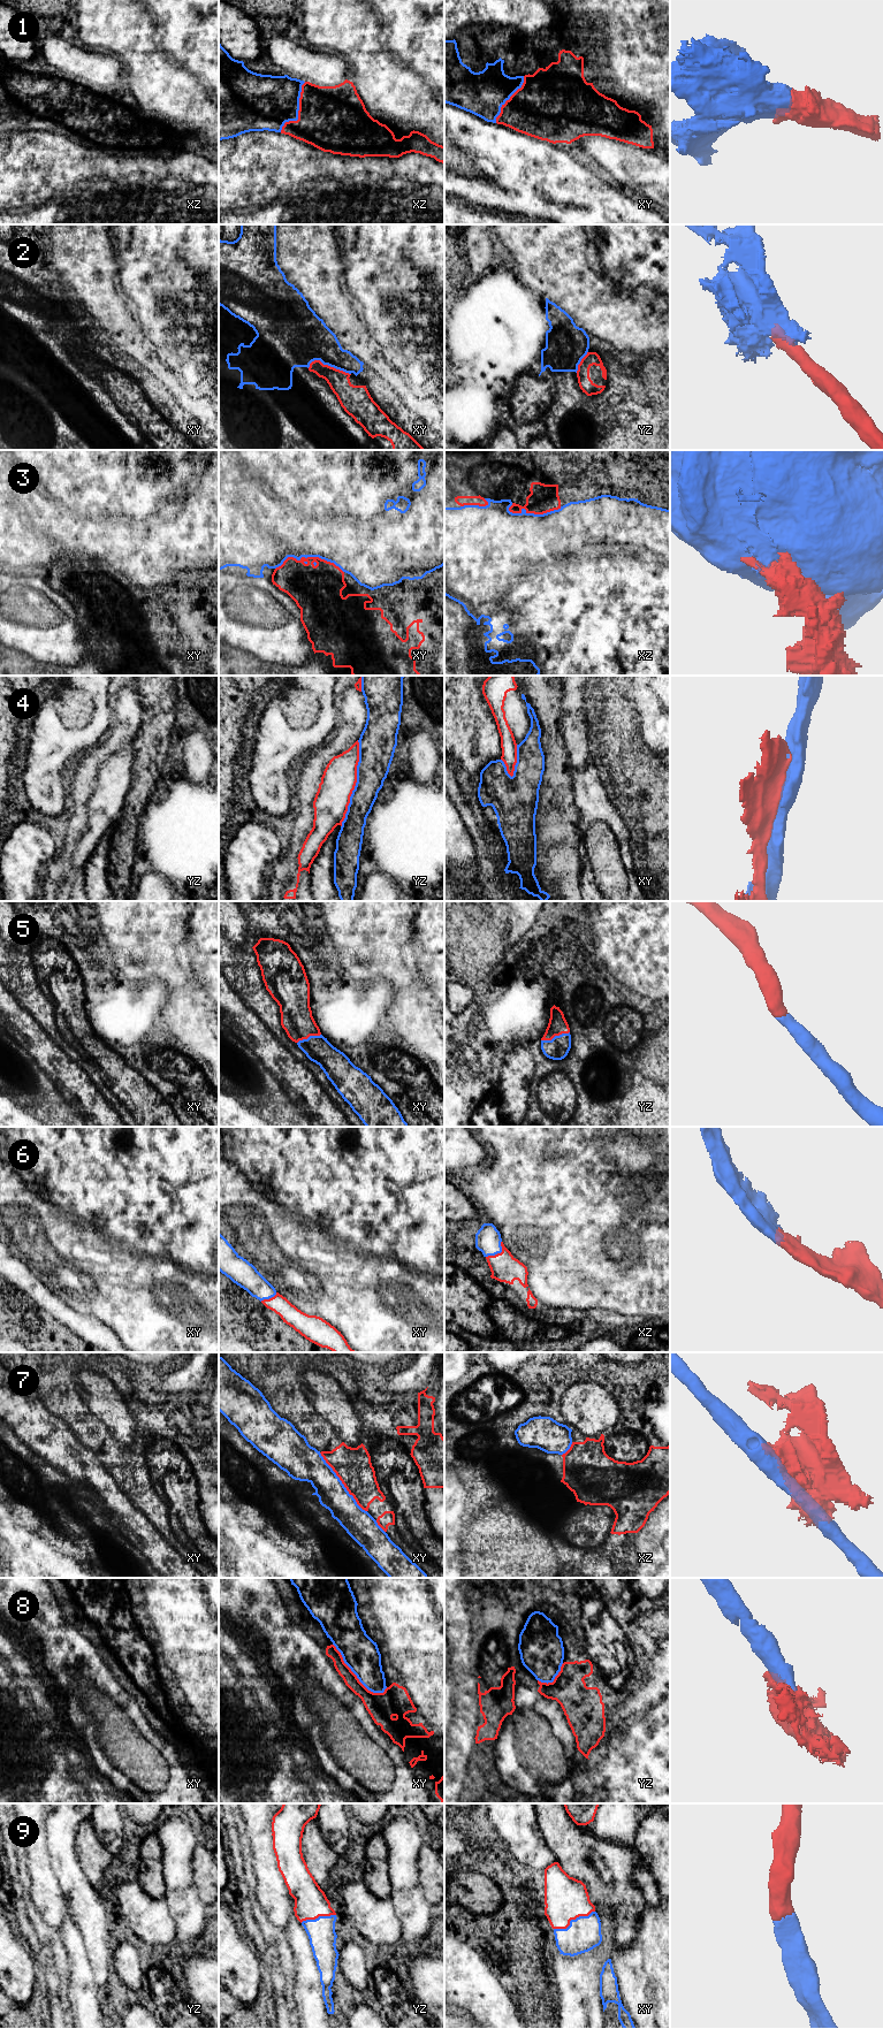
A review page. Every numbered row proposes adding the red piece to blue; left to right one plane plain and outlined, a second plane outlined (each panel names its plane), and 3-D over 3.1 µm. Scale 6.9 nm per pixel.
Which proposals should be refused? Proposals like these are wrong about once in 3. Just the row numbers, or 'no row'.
2, 3, 4, 7

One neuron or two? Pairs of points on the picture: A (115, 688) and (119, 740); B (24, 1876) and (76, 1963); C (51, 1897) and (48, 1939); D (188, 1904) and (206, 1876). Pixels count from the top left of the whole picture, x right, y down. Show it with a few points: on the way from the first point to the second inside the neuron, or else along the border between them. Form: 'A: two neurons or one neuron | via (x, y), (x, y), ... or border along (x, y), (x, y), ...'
A: one neuron | via (122, 701), (122, 727)
B: two neurons | border along (58, 1928), (65, 1947)
C: two neurons | border along (36, 1907), (46, 1923), (58, 1928)
D: two neurons | border along (191, 1863), (191, 1875), (198, 1897), (206, 1905)

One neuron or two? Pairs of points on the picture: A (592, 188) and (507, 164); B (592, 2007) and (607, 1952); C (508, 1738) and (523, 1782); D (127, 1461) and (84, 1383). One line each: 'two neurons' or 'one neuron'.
A: one neuron
B: one neuron
C: one neuron
D: two neurons

